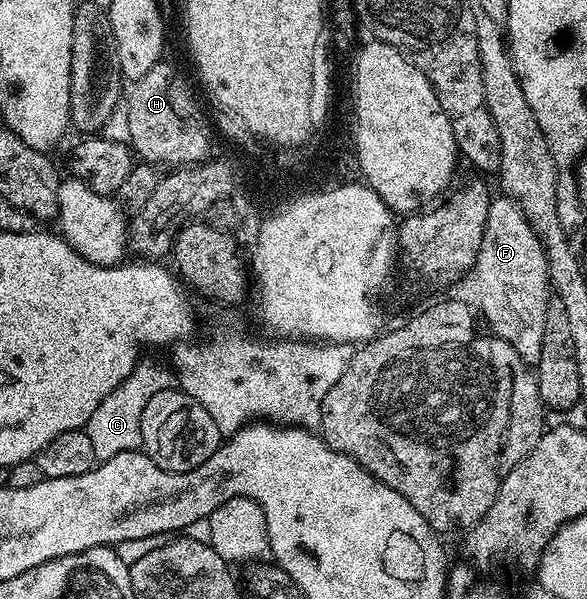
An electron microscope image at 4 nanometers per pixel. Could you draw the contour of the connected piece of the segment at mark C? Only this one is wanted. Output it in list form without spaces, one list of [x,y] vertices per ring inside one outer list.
[[[139,360],[138,365],[92,411],[88,423],[84,426],[88,439],[92,439],[92,451],[99,462],[112,459],[112,455],[132,453],[142,449],[142,416],[144,407],[148,407],[148,399],[165,389],[175,388],[176,374],[173,368],[157,365],[154,361]]]

